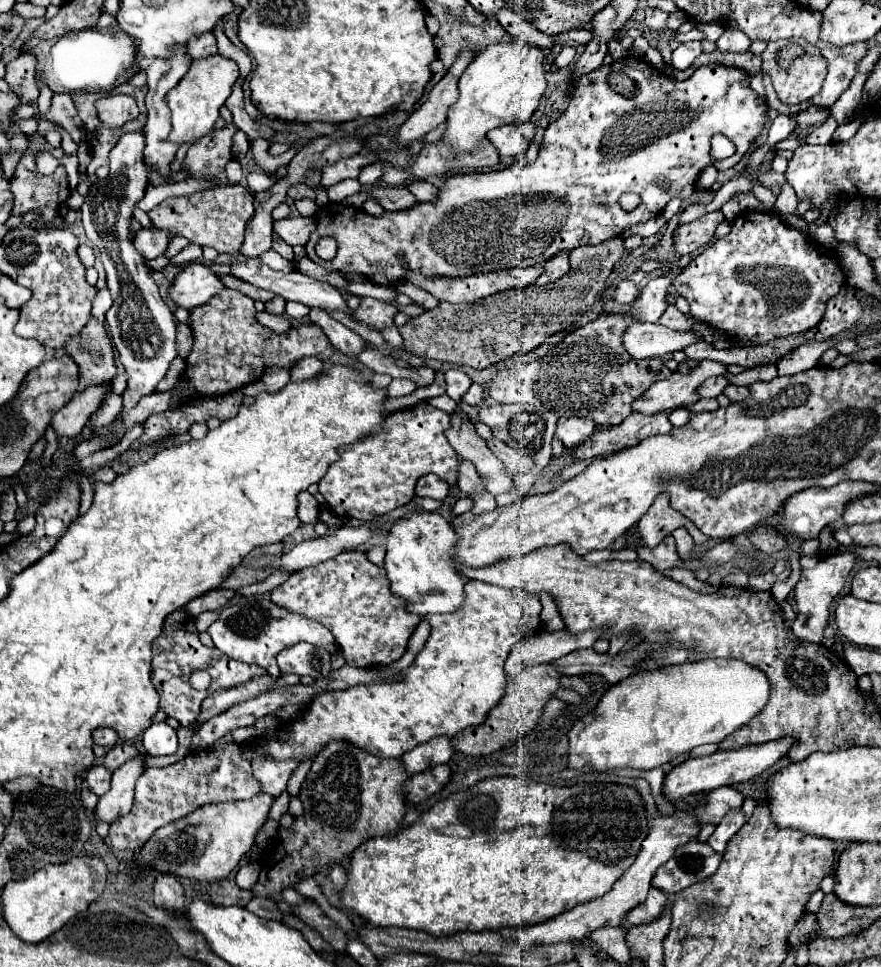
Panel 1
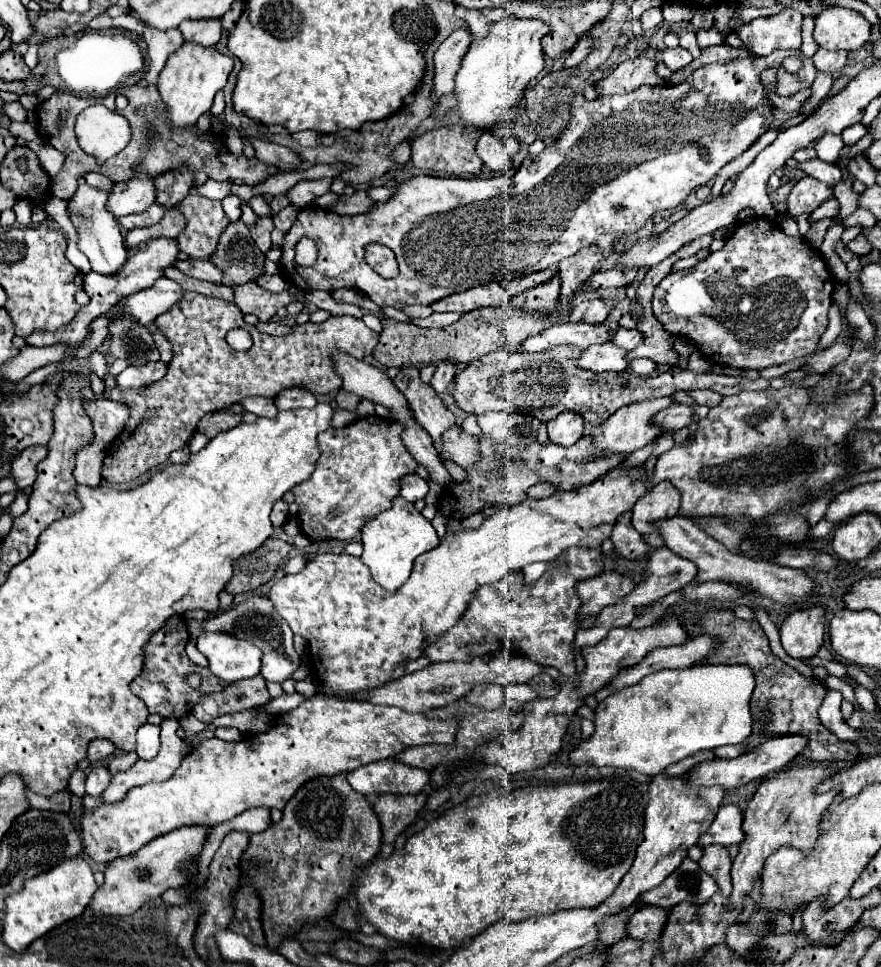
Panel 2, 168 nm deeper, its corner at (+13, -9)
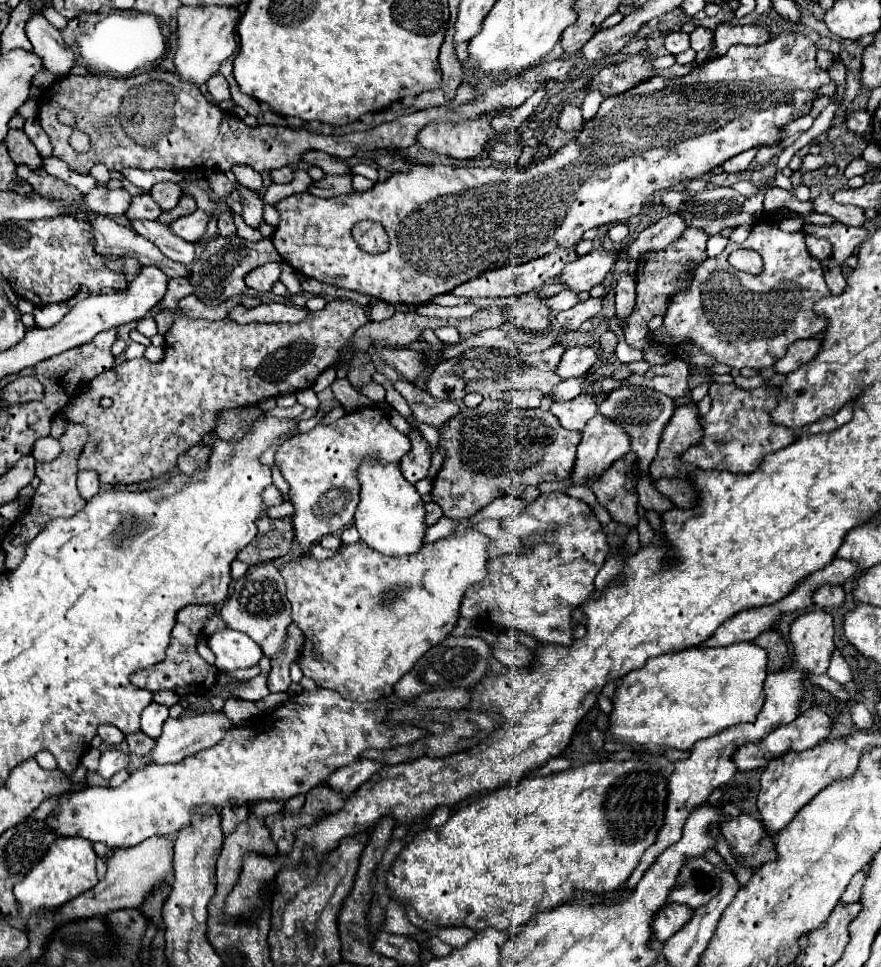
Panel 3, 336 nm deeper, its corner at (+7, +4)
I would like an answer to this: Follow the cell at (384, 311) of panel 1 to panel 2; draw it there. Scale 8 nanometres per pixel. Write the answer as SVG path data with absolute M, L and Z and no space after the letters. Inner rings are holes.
M186 292L180 298L180 302L176 302L168 312L160 314L154 320L154 324L172 344L172 360L168 362L166 376L138 390L120 388L118 384L114 388L104 388L104 398L126 404L130 408L130 418L126 420L126 426L108 444L106 458L102 462L102 480L106 480L108 484L124 484L136 480L144 472L166 464L170 452L186 446L188 440L196 434L196 426L202 420L202 416L224 410L232 404L240 404L240 400L244 400L246 396L276 398L278 392L290 386L306 388L312 394L328 394L332 390L338 390L342 382L334 366L334 352L346 352L356 360L364 360L364 356L368 356L374 350L378 340L378 334L354 316L330 316L320 324L306 322L302 326L296 326L294 332L288 336L268 336L258 332L256 326L246 324L242 312L232 302L226 302L222 298L208 298L198 292ZM232 328L244 328L250 332L254 340L250 350L236 352L234 348L230 348L230 344L226 342L226 334Z

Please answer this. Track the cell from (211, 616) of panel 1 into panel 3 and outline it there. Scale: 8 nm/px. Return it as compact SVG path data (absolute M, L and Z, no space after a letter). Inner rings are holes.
M268 563L250 567L242 579L234 581L230 599L226 599L220 609L220 617L226 621L226 625L234 631L242 631L252 637L262 647L264 655L270 659L282 651L282 645L286 641L286 629L292 623L290 613L292 607L286 599L284 579L280 571Z

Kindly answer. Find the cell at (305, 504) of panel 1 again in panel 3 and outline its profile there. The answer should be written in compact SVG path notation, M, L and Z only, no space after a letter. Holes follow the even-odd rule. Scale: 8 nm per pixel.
M270 485L270 489L264 489L262 499L264 499L264 505L266 505L266 507L280 505L280 503L284 501L284 499L282 499L282 493L278 491L278 487L276 487L276 485Z

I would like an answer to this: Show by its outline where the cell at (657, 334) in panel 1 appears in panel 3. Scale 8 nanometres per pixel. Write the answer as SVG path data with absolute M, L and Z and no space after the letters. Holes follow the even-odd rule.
M576 345L572 349L566 349L566 353L562 355L562 361L558 365L558 375L562 379L584 375L592 369L596 361L598 361L598 347Z

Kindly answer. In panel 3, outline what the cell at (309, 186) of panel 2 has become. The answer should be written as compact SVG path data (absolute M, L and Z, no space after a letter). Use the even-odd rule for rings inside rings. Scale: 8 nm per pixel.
M294 167L276 169L276 171L272 171L270 175L272 175L272 181L274 181L274 183L290 183L292 177L294 177Z

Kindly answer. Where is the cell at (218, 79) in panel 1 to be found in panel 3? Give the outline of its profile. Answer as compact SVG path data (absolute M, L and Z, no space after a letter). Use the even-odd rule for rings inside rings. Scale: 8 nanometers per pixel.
M180 7L178 9L178 45L174 53L174 71L188 83L200 87L212 75L218 73L222 61L226 61L238 47L234 27L240 19L238 9L228 7Z

